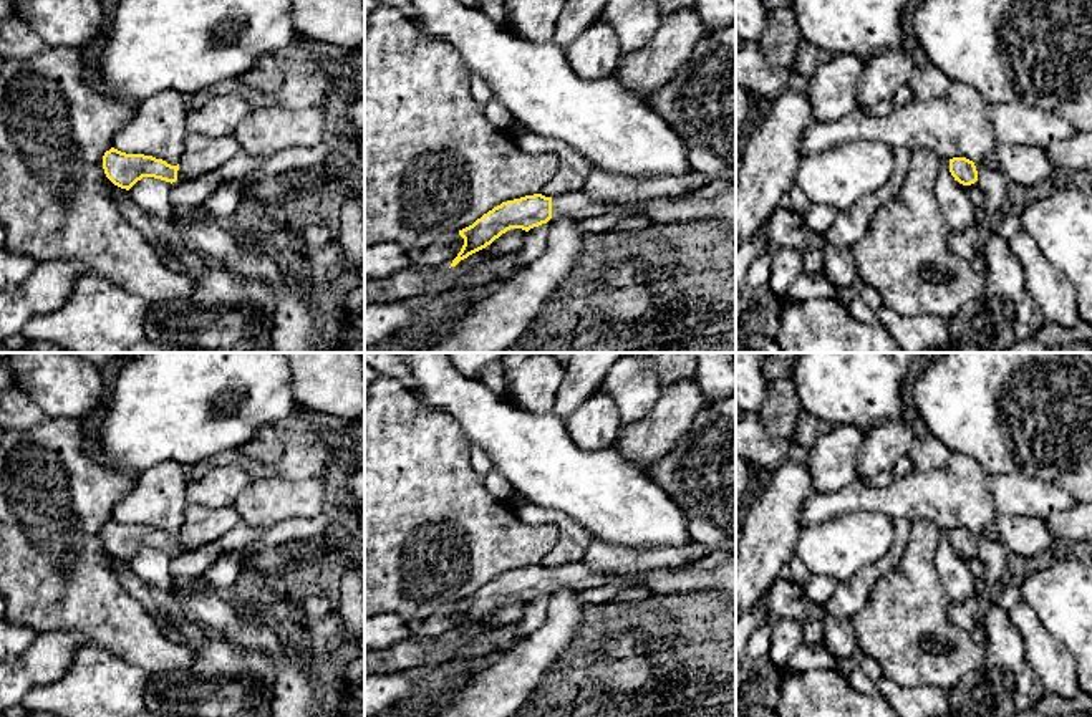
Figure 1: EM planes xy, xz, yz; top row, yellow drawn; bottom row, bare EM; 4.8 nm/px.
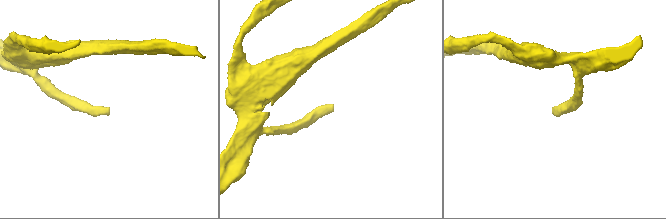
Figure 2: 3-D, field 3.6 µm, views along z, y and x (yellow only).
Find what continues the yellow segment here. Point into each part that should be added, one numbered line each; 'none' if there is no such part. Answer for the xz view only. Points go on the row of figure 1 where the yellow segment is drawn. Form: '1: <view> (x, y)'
1: xz (575, 204)

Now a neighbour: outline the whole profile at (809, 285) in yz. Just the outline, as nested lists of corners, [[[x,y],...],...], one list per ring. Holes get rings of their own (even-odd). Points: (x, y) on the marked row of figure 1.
[[[802,273],[789,290],[787,300],[807,301],[814,298],[838,300],[838,290],[829,278],[819,273]]]

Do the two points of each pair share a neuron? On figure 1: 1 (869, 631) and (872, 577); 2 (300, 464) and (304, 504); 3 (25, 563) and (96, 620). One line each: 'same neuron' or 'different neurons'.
1: different neurons
2: different neurons
3: same neuron

